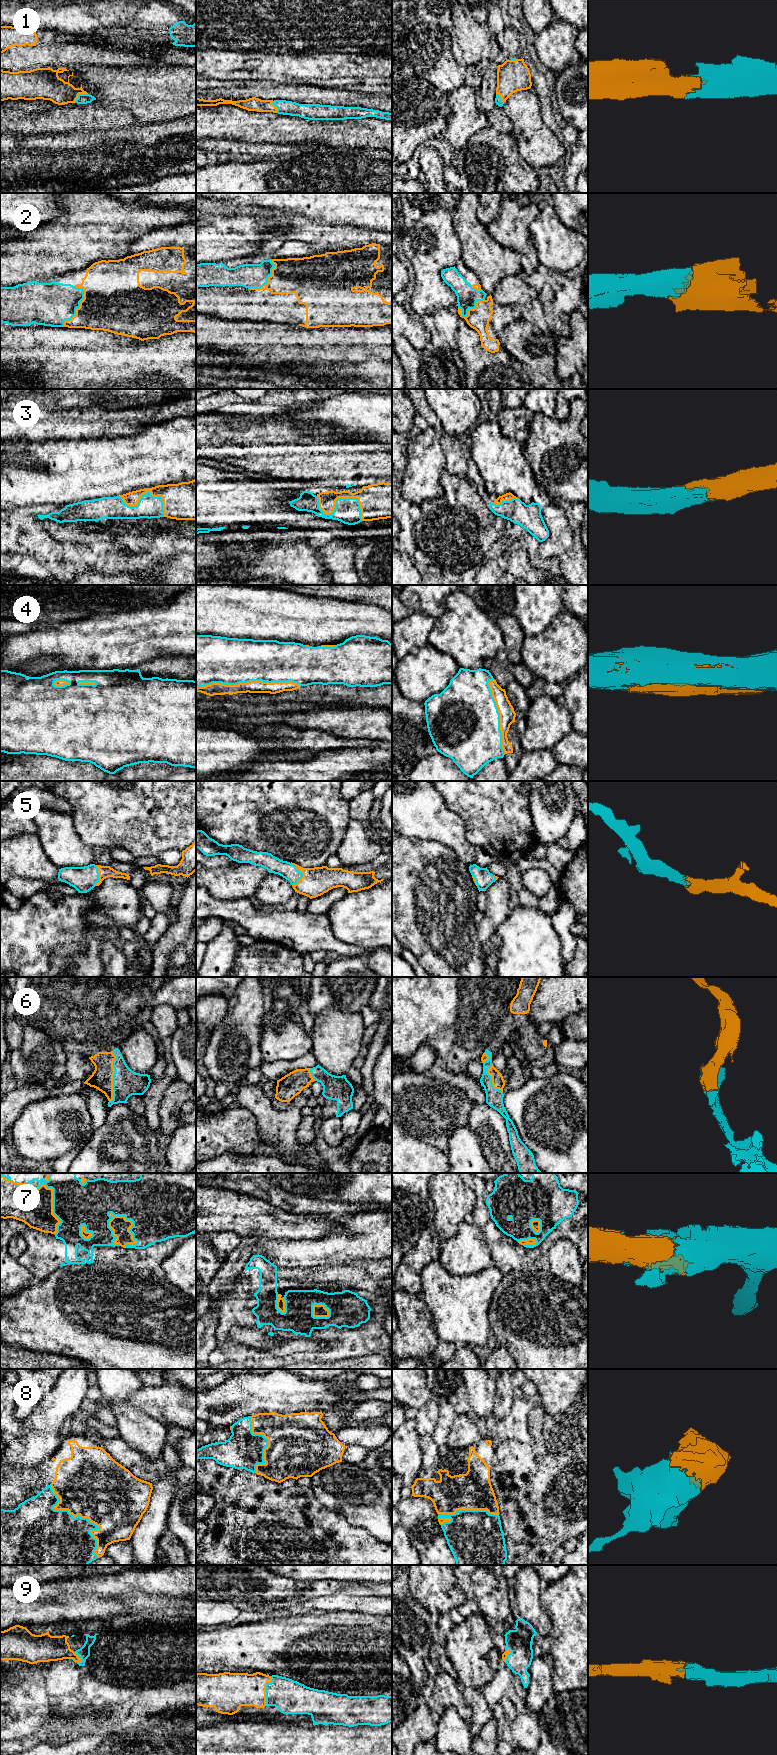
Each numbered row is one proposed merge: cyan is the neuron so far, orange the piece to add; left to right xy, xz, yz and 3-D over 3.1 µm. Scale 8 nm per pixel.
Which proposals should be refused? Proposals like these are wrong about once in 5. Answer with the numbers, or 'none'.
none

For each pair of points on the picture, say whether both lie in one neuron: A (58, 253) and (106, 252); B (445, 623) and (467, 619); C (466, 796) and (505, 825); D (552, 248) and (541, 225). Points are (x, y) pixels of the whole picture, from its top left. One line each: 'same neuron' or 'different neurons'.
A: same neuron
B: same neuron
C: same neuron
D: same neuron

